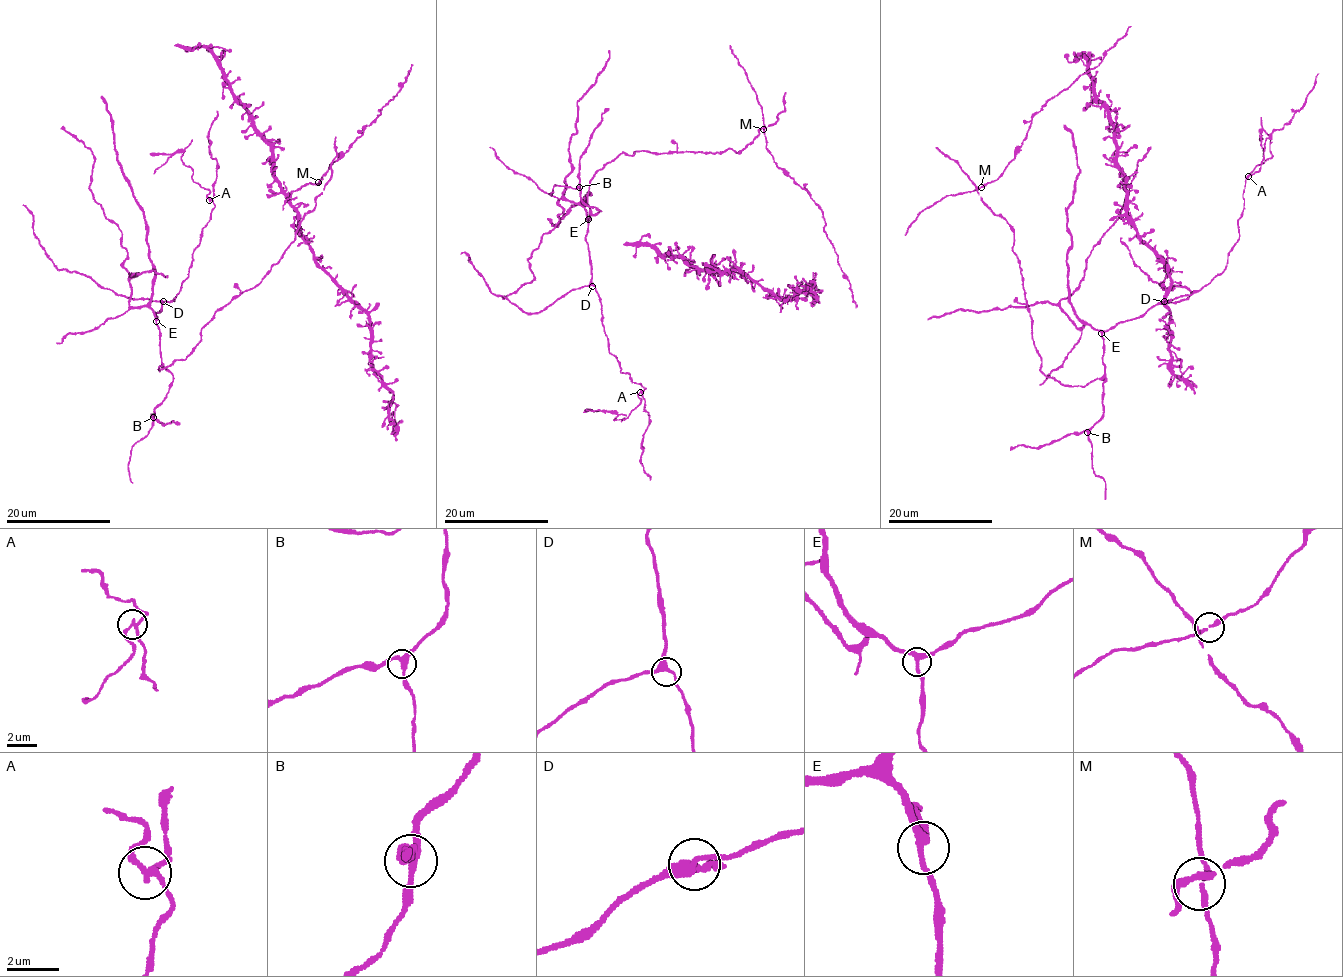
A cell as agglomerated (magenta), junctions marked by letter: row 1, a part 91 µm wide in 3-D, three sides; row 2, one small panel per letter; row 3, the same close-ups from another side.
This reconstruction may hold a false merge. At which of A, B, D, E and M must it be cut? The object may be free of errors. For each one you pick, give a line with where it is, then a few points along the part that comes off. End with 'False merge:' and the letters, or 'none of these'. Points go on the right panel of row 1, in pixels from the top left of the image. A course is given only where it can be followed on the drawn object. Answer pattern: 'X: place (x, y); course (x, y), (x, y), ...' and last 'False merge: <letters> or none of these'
A: place (1248, 176); course (1248, 177), (1256, 167), (1271, 158), (1271, 138), (1263, 131), (1263, 157)
False merge: A

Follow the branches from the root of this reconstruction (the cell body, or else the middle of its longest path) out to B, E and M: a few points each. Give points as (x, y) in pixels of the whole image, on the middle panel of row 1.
B: (583, 205), (589, 192), (583, 200), (585, 216), (589, 219), (589, 213), (600, 211), (581, 199), (579, 187)
E: (583, 205), (584, 197), (589, 192), (583, 201), (588, 219)
M: (583, 205), (589, 192), (583, 207), (589, 219), (591, 178), (623, 153), (738, 153), (763, 130)

